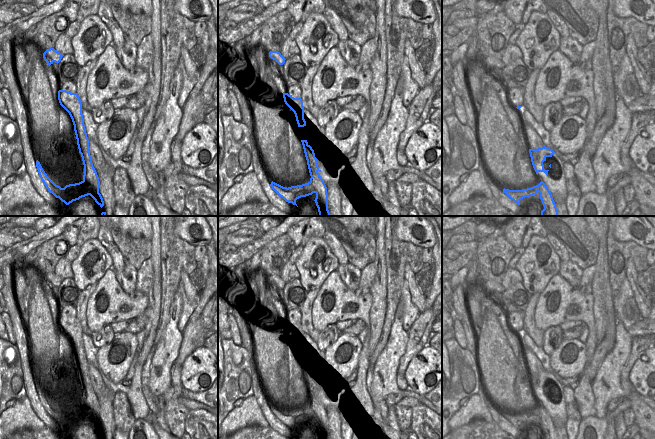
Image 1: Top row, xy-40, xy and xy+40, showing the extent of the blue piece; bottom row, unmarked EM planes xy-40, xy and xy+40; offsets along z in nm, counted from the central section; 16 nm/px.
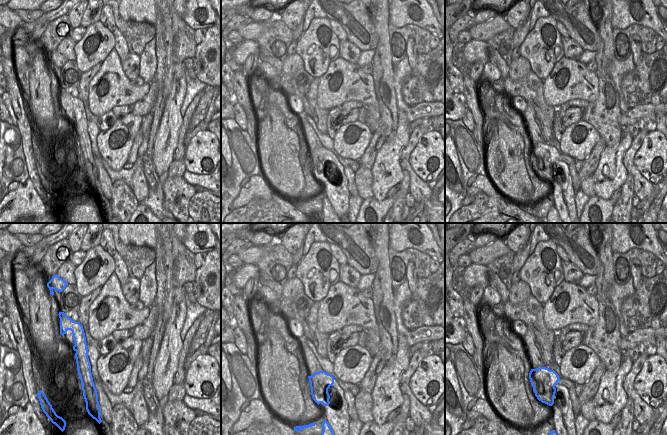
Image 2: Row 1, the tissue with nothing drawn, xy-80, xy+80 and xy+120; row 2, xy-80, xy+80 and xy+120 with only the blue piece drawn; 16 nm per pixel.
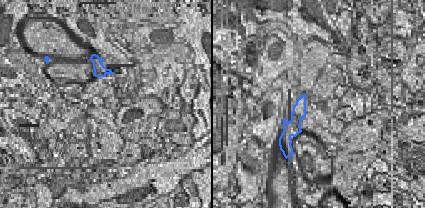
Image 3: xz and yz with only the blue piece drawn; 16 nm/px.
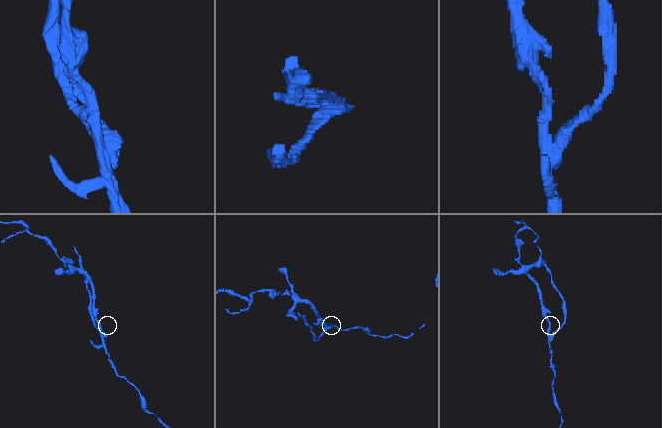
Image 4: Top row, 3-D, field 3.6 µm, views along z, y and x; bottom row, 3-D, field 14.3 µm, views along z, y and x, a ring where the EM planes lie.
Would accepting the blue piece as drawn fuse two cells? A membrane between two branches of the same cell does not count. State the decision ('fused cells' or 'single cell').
fused cells

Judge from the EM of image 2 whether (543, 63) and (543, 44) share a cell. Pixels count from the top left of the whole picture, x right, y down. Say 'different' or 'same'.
same

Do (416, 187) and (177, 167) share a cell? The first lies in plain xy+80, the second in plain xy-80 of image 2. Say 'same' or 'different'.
different

